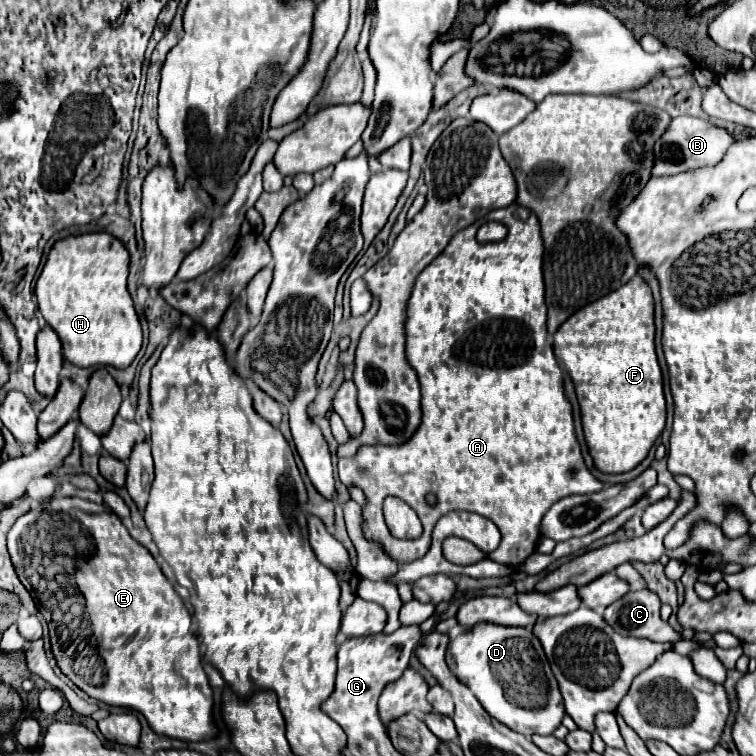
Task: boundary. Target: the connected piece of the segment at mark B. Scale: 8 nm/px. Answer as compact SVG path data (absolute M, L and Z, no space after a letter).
M678 116L668 124L668 128L660 136L660 140L656 140L654 166L650 172L652 172L652 176L664 176L664 174L680 174L690 168L712 166L712 164L720 162L720 158L726 154L726 150L732 142L734 140L726 130L712 126L708 120L692 118L692 116Z

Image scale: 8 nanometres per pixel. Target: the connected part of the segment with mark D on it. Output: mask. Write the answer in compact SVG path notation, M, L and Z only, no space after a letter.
M459 624L449 632L446 663L480 704L498 722L524 736L552 734L564 716L558 682L550 670L544 650L530 628L480 624L464 630Z

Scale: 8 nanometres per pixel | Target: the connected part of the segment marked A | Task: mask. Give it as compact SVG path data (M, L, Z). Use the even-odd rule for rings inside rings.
M510 204L508 208L496 208L492 212L488 212L484 218L476 220L474 224L470 224L468 228L460 230L454 234L454 238L448 242L448 246L442 250L442 254L438 254L434 258L434 262L430 262L416 278L410 298L406 302L406 318L404 318L404 336L406 336L406 360L410 364L412 370L416 370L418 374L418 382L422 388L422 422L418 426L418 430L410 436L410 440L402 442L402 444L368 444L368 446L360 446L356 456L352 458L340 458L338 464L338 472L340 472L340 480L344 484L356 484L362 488L364 496L366 496L366 504L362 508L362 532L364 538L368 542L376 542L380 544L380 548L396 562L400 564L408 564L414 562L418 558L422 558L428 552L430 546L430 534L432 534L432 526L438 522L440 516L452 512L452 510L466 510L466 512L476 512L482 514L484 518L492 520L500 534L500 546L490 552L490 560L504 564L504 566L518 566L522 564L532 552L536 552L536 544L540 540L540 522L544 518L544 514L550 510L550 506L554 502L558 502L560 498L566 498L570 494L590 494L602 488L602 482L596 480L590 470L584 466L582 454L580 454L580 446L576 442L574 436L574 424L572 424L572 406L568 404L568 400L564 398L564 390L562 390L562 370L554 358L552 346L546 342L546 306L544 306L544 290L542 290L542 274L540 274L540 262L542 262L542 242L540 242L540 228L538 222L534 218L534 214L530 210L524 210L518 204ZM496 220L500 224L504 224L508 228L508 236L500 242L488 242L488 244L480 244L476 240L476 230L484 224ZM432 492L436 494L436 506L428 506L424 502L424 496ZM386 496L396 496L400 500L404 500L420 518L424 532L420 538L416 540L398 540L394 538L382 518L382 502Z

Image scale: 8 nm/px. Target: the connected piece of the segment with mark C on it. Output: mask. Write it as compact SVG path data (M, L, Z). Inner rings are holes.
M648 588L630 590L620 602L604 610L604 620L624 636L648 638L652 642L680 640L680 634L660 618L660 598Z

